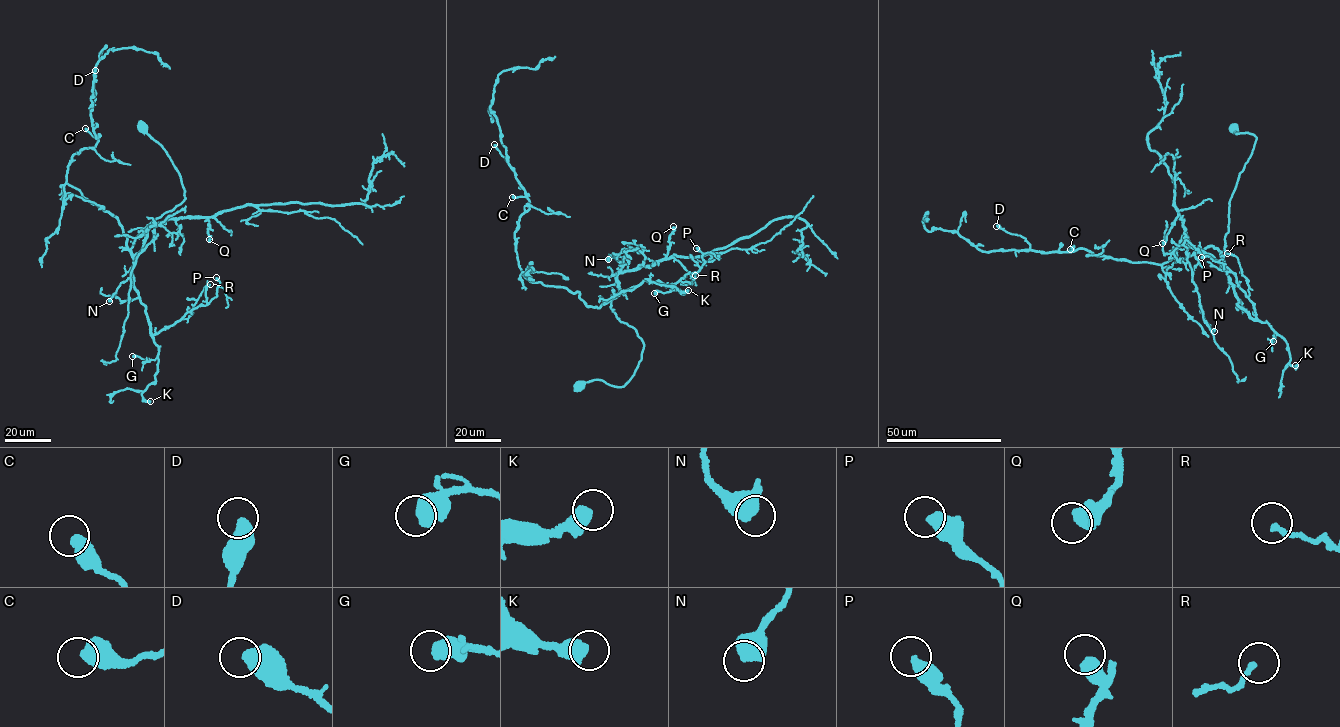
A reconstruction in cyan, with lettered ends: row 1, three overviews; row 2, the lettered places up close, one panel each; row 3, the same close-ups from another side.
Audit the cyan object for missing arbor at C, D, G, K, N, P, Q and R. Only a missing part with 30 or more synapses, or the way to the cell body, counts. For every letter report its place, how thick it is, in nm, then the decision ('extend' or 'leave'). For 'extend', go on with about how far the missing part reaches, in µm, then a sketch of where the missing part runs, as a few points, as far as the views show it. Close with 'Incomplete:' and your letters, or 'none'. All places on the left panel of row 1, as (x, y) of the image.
C: at (85, 128); 550 nm thick; leave
D: at (95, 70); 550 nm thick; leave
G: at (132, 356); 600 nm thick; leave
K: at (150, 401); 550 nm thick; leave
N: at (109, 301); 500 nm thick; leave
P: at (216, 277); 480 nm thick; leave
Q: at (209, 239); 550 nm thick; extend; about 35 µm are missing; missing branch runs (209, 239), (209, 248), (220, 247), (266, 230)
R: at (210, 284); 180 nm thick; leave
Incomplete: Q

